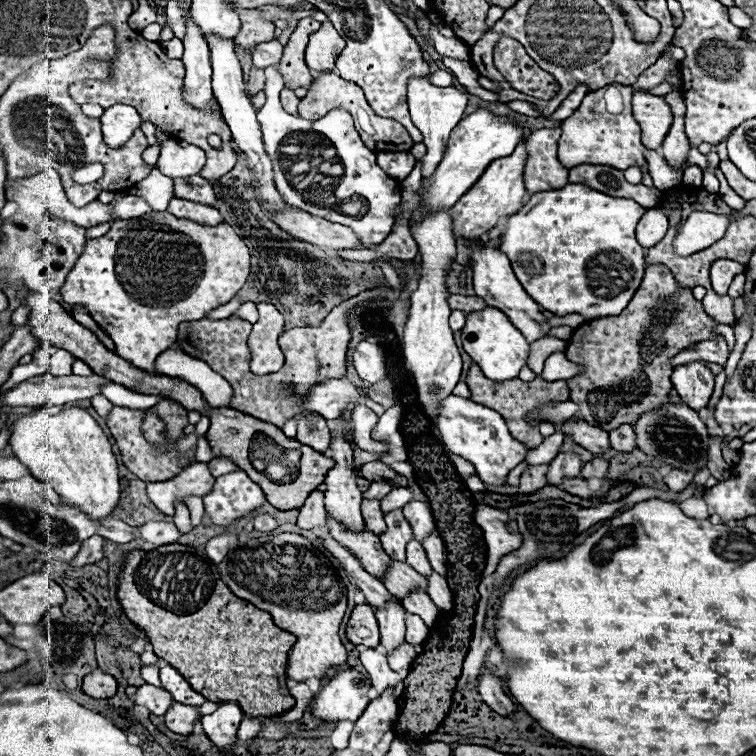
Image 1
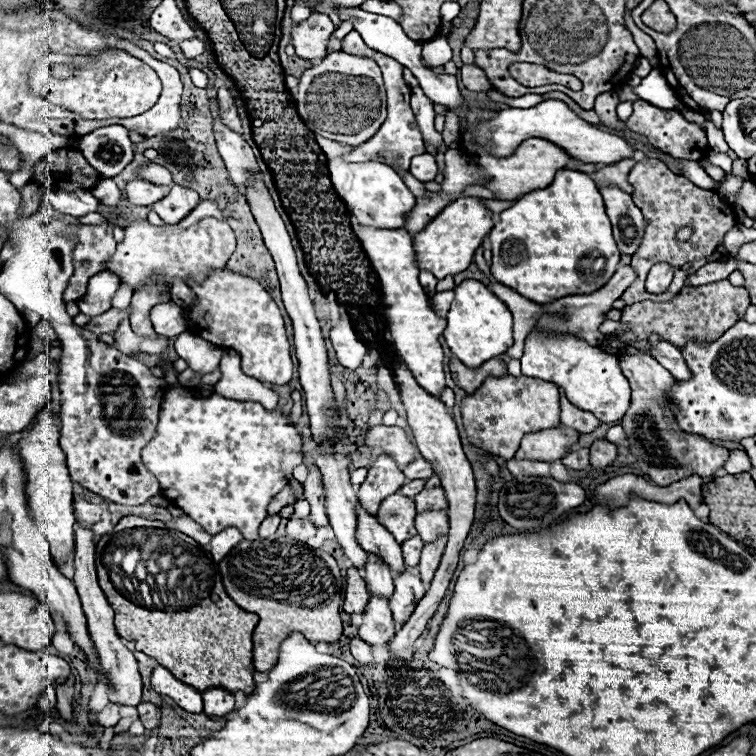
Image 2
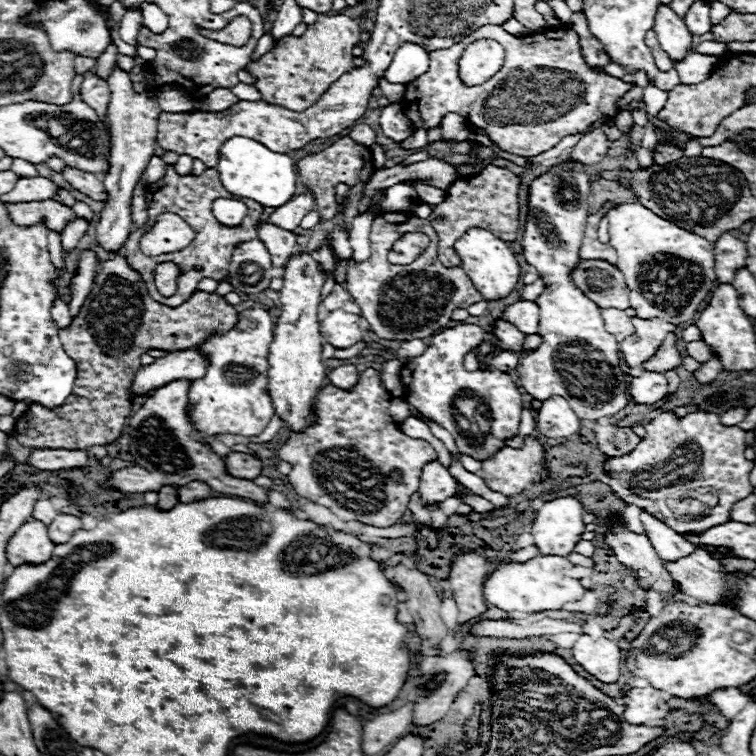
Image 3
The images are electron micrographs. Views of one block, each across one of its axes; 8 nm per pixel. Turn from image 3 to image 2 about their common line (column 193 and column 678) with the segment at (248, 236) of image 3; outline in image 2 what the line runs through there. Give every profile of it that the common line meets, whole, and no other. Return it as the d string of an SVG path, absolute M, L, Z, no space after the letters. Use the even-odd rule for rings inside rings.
M656 158L640 160L632 168L628 182L634 186L632 198L636 202L636 206L642 210L644 220L648 222L648 228L644 230L640 250L632 256L632 266L636 266L638 278L622 294L622 300L626 306L642 302L642 300L668 302L674 296L678 296L678 292L686 286L686 278L690 272L696 272L698 268L702 268L708 262L716 262L716 260L726 258L726 254L722 252L722 240L724 240L726 232L736 226L736 216L734 216L734 210L730 210L730 204L724 202L716 192L702 190L702 188L694 186L684 176L670 172L668 166ZM680 226L694 228L694 234L688 242L676 242L676 230ZM716 252L720 252L720 256L716 256ZM656 262L668 262L674 268L674 280L664 294L648 294L644 288L646 274L650 272L650 268ZM684 264L692 264L692 268L688 272L680 270Z

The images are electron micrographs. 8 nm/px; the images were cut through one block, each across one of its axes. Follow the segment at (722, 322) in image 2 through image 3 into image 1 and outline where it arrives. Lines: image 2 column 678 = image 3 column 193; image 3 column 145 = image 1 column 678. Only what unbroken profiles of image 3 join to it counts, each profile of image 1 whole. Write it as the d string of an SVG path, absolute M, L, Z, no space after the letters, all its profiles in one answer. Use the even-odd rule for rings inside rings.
M664 264L648 266L638 292L620 316L584 322L568 340L566 358L584 368L582 374L566 380L570 400L578 404L582 420L612 432L616 426L636 424L642 414L662 408L672 390L670 358L694 342L714 338L712 326L716 320L704 312L702 302L692 296L692 288L678 286Z

